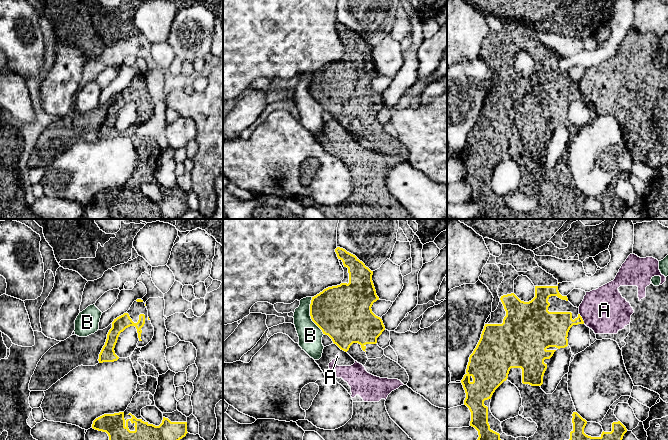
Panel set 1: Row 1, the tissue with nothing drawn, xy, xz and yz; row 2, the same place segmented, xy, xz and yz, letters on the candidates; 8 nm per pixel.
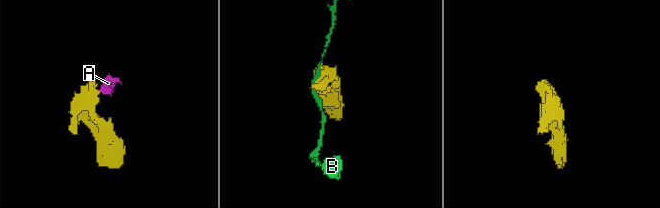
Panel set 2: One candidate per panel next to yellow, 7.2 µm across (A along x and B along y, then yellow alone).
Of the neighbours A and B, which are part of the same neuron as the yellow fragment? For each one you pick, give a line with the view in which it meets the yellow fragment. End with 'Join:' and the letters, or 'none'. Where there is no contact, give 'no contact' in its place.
Join: none

